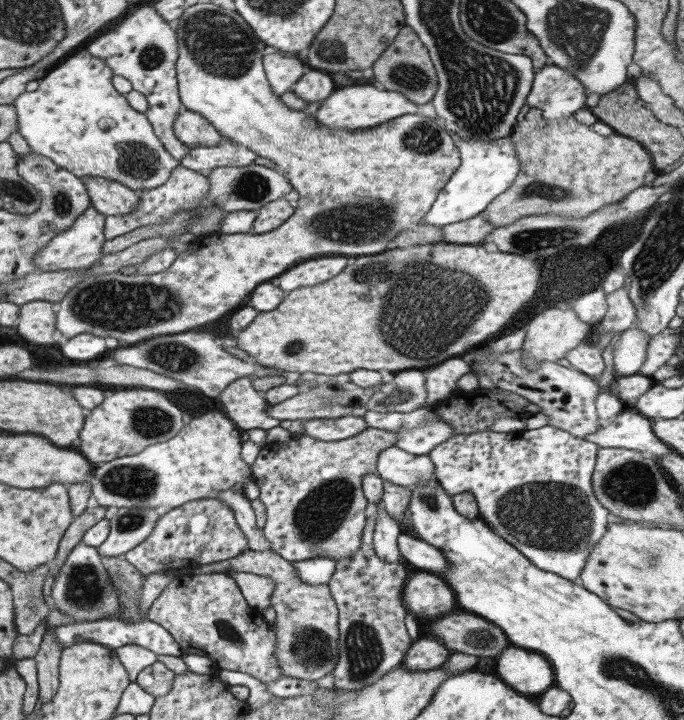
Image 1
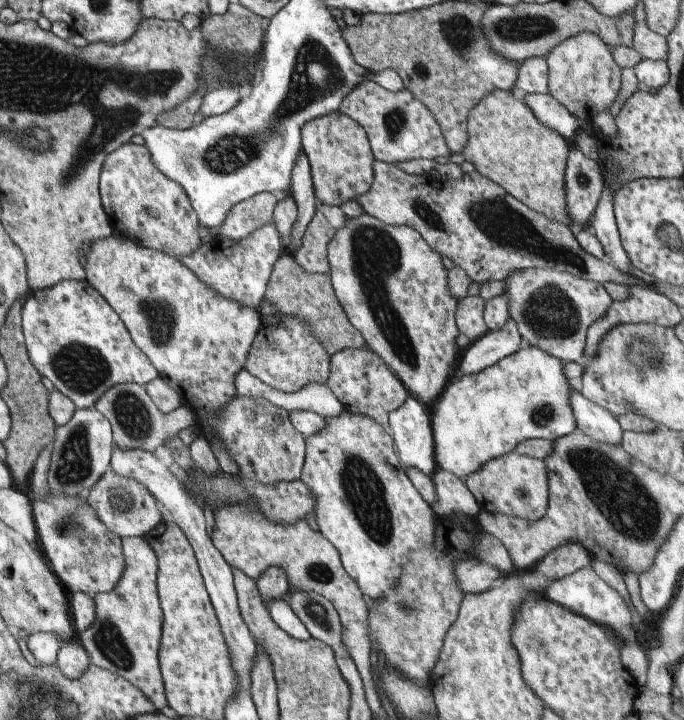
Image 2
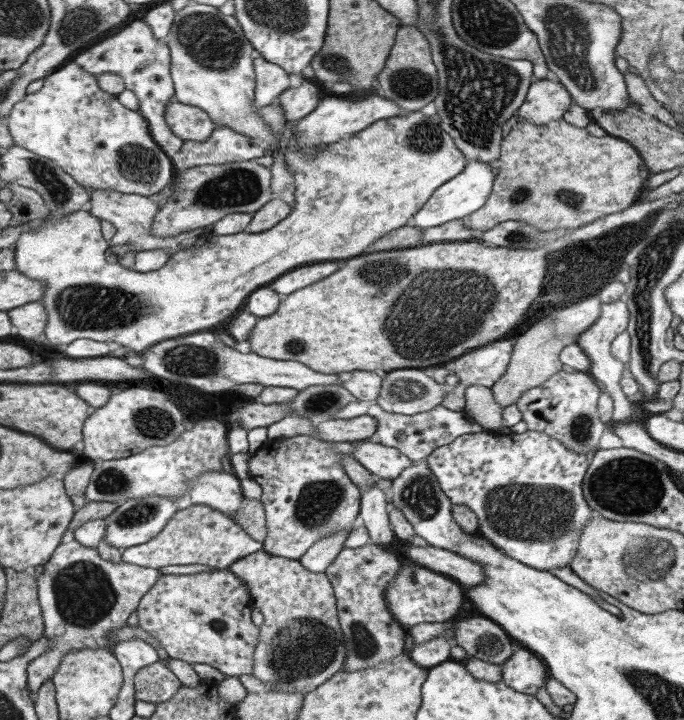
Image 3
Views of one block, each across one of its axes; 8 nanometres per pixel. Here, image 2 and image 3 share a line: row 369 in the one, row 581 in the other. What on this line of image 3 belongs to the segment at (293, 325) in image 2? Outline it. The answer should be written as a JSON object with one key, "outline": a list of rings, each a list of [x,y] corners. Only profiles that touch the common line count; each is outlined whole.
{"outline":[[[263,549],[243,556],[228,569],[242,582],[250,594],[252,608],[257,608],[263,616],[259,628],[259,641],[253,651],[253,671],[251,676],[259,682],[269,683],[271,691],[301,692],[315,690],[322,682],[342,669],[345,660],[345,641],[336,615],[335,597],[330,583],[323,573],[308,572],[298,560],[289,560],[267,554]]]}

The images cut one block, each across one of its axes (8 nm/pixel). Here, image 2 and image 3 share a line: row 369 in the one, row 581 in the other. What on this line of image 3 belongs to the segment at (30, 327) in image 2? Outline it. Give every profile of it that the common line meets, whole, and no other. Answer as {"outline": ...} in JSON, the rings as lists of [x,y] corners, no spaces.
{"outline":[[[75,539],[59,543],[49,560],[42,564],[41,573],[35,580],[37,600],[39,608],[41,608],[41,616],[43,616],[43,634],[49,642],[49,649],[39,654],[27,664],[25,673],[27,673],[27,689],[29,696],[35,698],[37,689],[47,680],[52,678],[55,668],[59,666],[61,656],[65,656],[65,652],[69,650],[81,648],[105,648],[110,649],[109,632],[113,634],[115,630],[119,630],[129,615],[136,609],[139,599],[149,588],[155,583],[157,576],[160,575],[158,569],[145,568],[135,564],[127,564],[119,561],[117,563],[103,560],[99,556],[96,547],[86,547],[79,544]]]}

